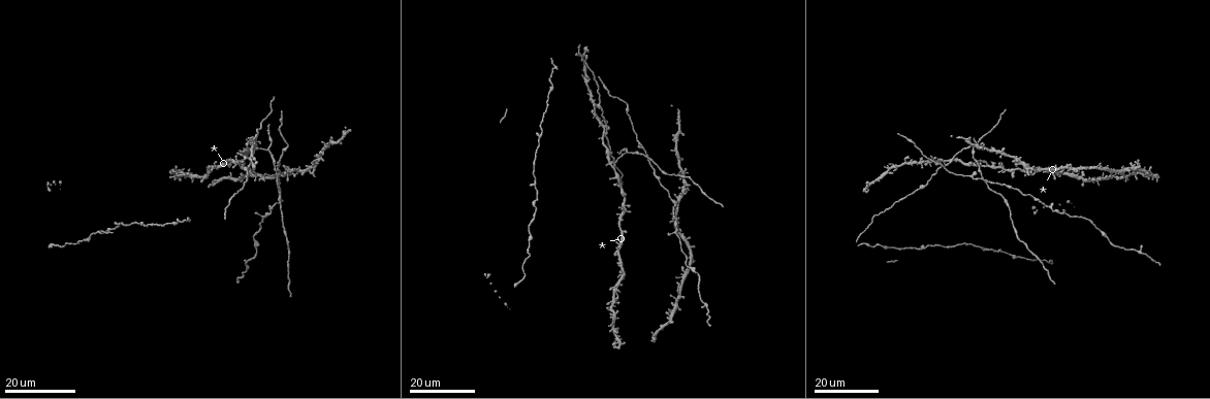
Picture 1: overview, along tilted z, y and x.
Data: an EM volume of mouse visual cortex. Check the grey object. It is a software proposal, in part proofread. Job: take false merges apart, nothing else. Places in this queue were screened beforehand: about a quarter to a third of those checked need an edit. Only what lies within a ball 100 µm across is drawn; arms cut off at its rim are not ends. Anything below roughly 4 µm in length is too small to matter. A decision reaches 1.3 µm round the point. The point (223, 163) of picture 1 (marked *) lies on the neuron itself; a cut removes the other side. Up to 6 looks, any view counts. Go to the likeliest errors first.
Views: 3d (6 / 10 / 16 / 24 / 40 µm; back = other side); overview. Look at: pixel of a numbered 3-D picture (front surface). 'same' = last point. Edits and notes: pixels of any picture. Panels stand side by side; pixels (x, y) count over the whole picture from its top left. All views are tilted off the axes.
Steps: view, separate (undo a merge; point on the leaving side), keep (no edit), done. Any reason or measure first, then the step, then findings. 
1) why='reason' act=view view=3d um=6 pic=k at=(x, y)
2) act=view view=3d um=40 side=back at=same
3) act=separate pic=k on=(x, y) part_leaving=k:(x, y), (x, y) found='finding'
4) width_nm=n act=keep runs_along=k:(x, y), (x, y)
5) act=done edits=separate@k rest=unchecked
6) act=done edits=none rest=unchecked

act=view view=3d um=16 pic=1 at=(954, 159)

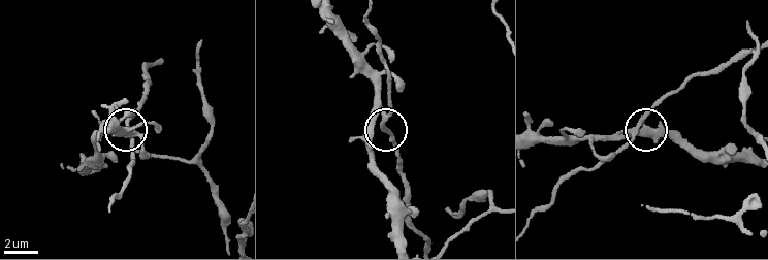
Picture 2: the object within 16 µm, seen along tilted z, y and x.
act=view view=3d um=6 pic=2 at=(385, 117)

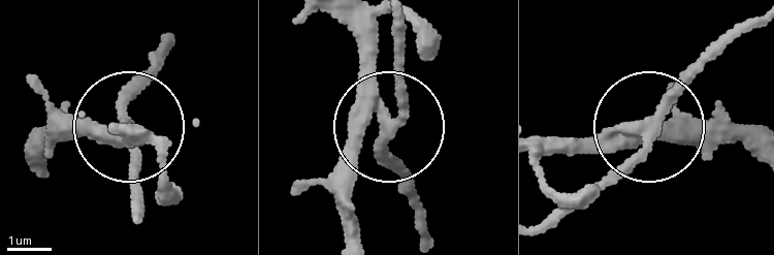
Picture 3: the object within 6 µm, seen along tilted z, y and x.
side_arm_um=26 act=separate pic=3 on=(129, 98) part_leaving=3:(383, 109), (401, 92), (399, 19) found='a second neuron is stuck on'

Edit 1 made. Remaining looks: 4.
act=view view=overview

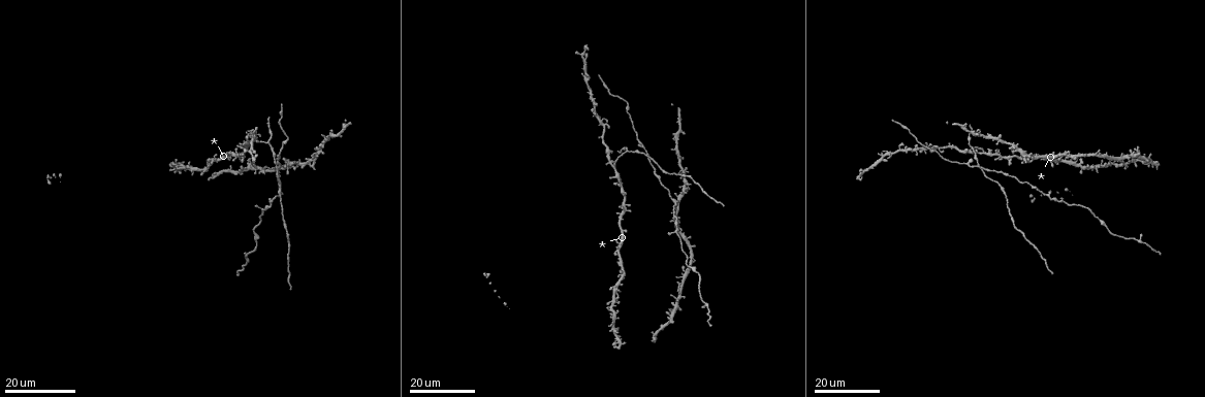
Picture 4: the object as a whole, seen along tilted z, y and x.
why='three arms meet' act=view view=3d um=24 pic=4 at=(615, 167)

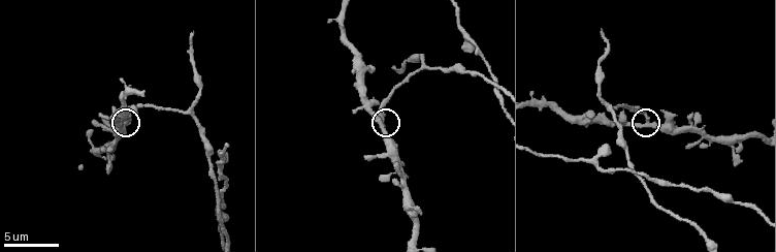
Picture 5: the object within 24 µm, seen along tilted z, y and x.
act=view view=3d um=6 pic=5 at=(380, 126)

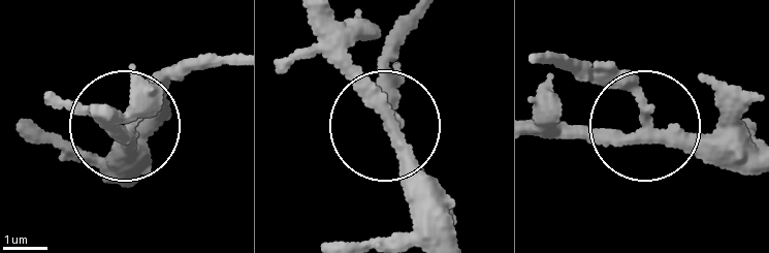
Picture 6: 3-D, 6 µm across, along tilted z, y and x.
width_nm=260 act=separate pic=6 on=(171, 68) part_leaving=6:(639, 102), (541, 59) found='two neurons meet here'

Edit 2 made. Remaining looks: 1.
why='thick turns thin' act=view view=3d um=16 pic=5 at=(458, 25)

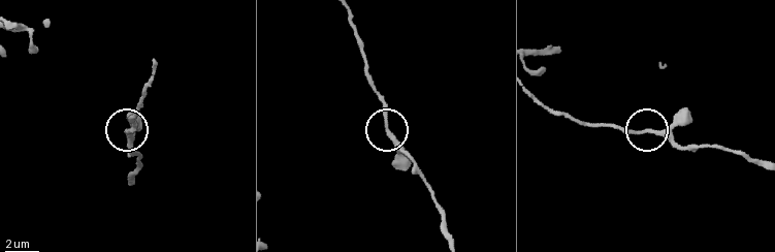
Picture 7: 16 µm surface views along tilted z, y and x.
act=keep found='continuous, no second neuron'

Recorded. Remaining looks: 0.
act=done edits=separate@3,separate@6 rest=unchecked

